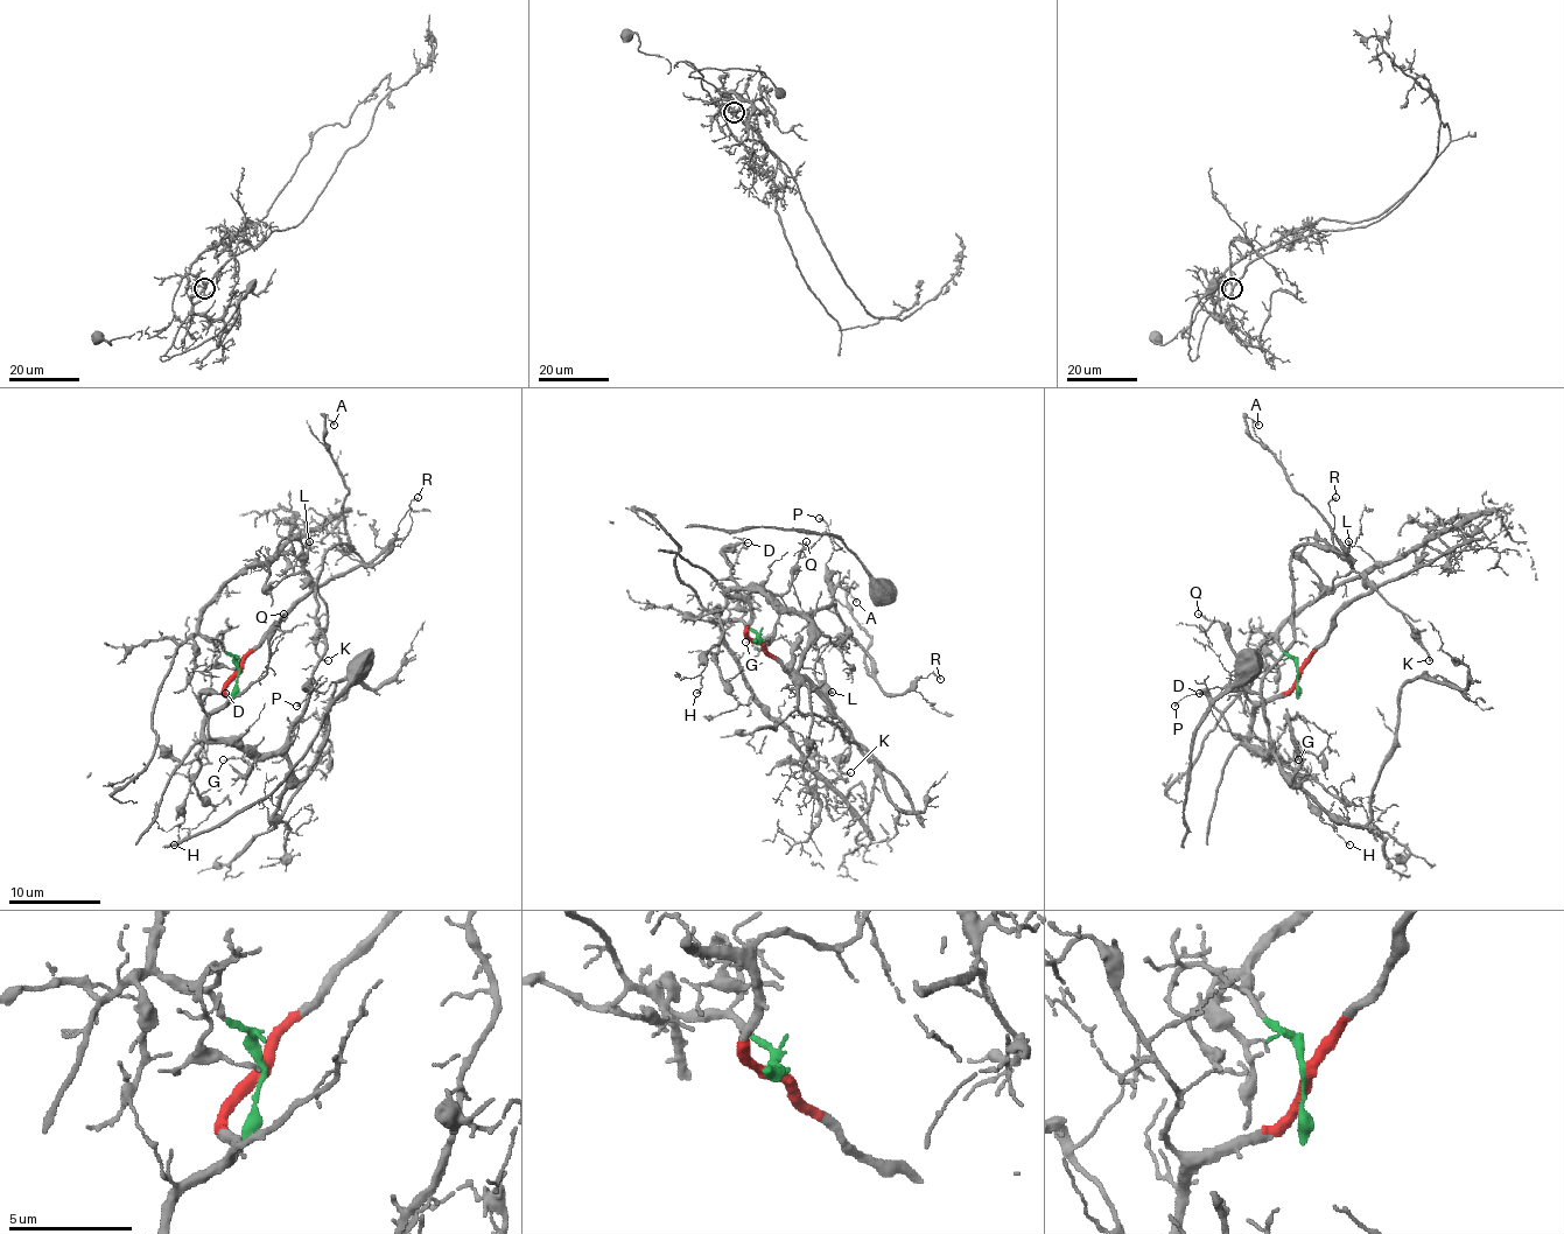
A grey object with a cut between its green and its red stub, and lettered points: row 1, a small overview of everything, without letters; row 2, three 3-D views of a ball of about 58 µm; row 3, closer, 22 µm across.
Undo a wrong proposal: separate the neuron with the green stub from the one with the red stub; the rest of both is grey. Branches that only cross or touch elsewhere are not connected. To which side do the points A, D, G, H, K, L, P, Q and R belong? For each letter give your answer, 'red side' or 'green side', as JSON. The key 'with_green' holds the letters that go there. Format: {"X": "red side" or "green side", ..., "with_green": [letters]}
{"A": "red side", "D": "red side", "G": "red side", "H": "red side", "K": "red side", "L": "red side", "P": "red side", "Q": "red side", "R": "red side", "with_green": []}

